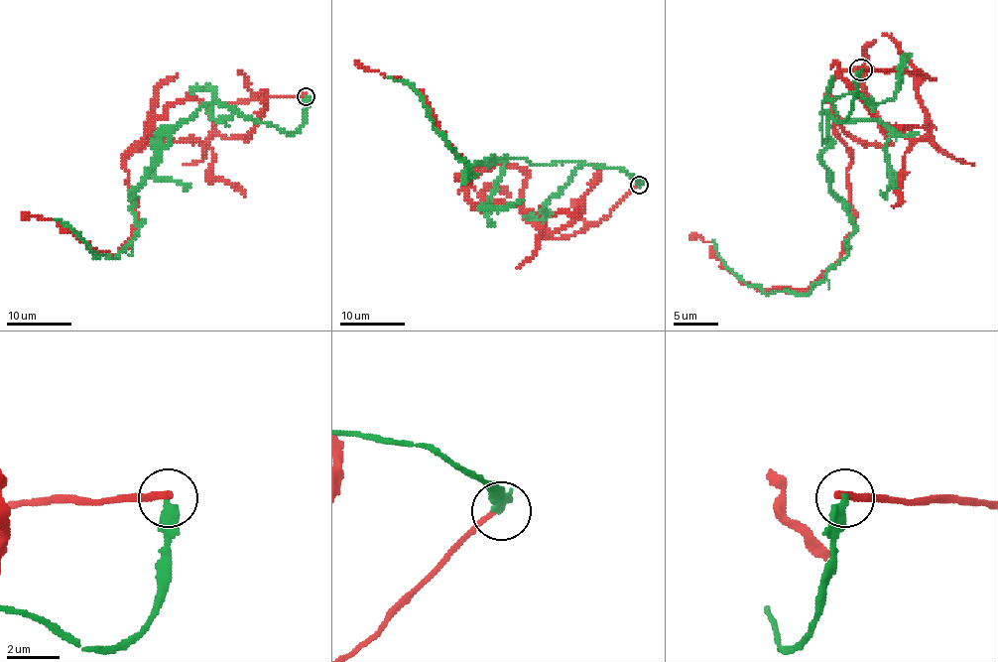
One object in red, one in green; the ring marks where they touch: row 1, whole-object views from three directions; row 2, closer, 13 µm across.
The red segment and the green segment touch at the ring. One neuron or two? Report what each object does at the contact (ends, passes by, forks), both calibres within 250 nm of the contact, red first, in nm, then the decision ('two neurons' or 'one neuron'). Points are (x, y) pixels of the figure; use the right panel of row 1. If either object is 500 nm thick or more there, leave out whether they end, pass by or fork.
red ends there; green ends there; 240 nm thick on the red side, 400 nm on the other; two neurons

